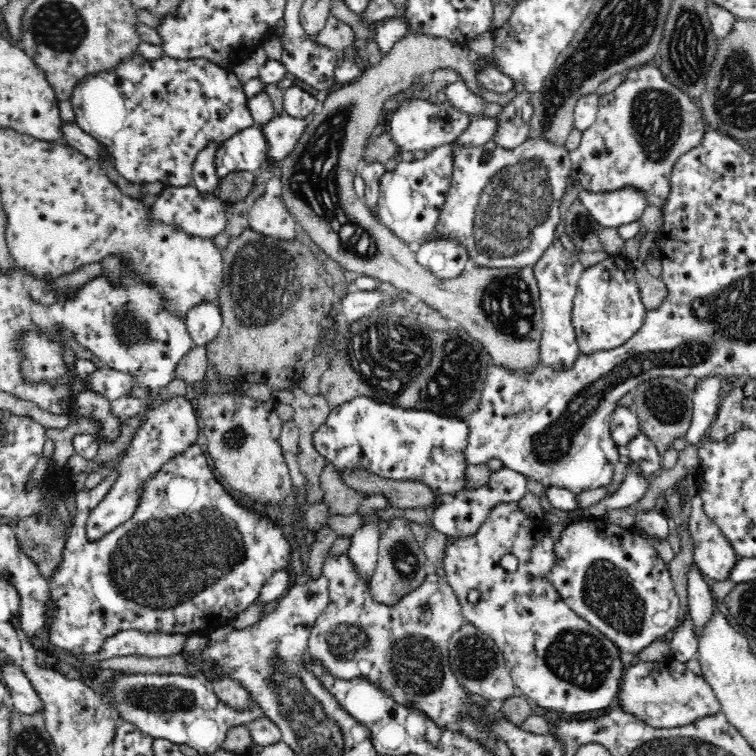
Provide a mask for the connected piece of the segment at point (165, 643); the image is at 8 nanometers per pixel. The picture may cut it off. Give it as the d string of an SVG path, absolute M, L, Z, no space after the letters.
M123 631L106 639L104 652L98 656L84 657L90 662L117 656L142 653L148 657L167 657L181 652L185 636L165 636L164 634L143 634L137 631Z

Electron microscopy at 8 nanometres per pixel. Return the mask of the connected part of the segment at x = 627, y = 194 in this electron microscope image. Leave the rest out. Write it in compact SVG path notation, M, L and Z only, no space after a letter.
M581 189L579 198L600 227L617 228L640 221L647 207L642 193L634 190L592 192Z

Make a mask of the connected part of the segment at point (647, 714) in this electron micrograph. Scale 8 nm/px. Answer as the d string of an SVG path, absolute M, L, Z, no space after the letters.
M673 658L659 662L639 662L628 667L623 678L620 706L640 714L652 726L686 726L721 712L721 703L703 675L687 670L685 663Z

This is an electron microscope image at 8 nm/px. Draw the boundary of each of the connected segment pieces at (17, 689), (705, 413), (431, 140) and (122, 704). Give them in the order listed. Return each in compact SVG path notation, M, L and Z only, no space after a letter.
M12 662L2 670L4 682L8 685L8 696L11 697L14 713L24 716L32 716L34 713L42 713L45 709L41 696L36 687L30 682L23 669Z
M716 378L700 379L697 382L694 401L694 422L684 435L690 445L696 445L715 420L718 402L720 402L721 381Z
M447 95L444 102L432 102L429 98L404 99L398 102L398 107L387 122L386 130L391 133L400 150L432 152L458 140L471 120L472 116L456 108Z
M160 673L117 674L117 677L113 677L113 684L113 687L104 687L102 690L117 704L122 719L137 724L154 738L187 744L200 755L216 754L234 727L247 725L265 716L264 709L252 694L248 695L246 706L234 708L214 695L210 683L204 684L196 677Z

